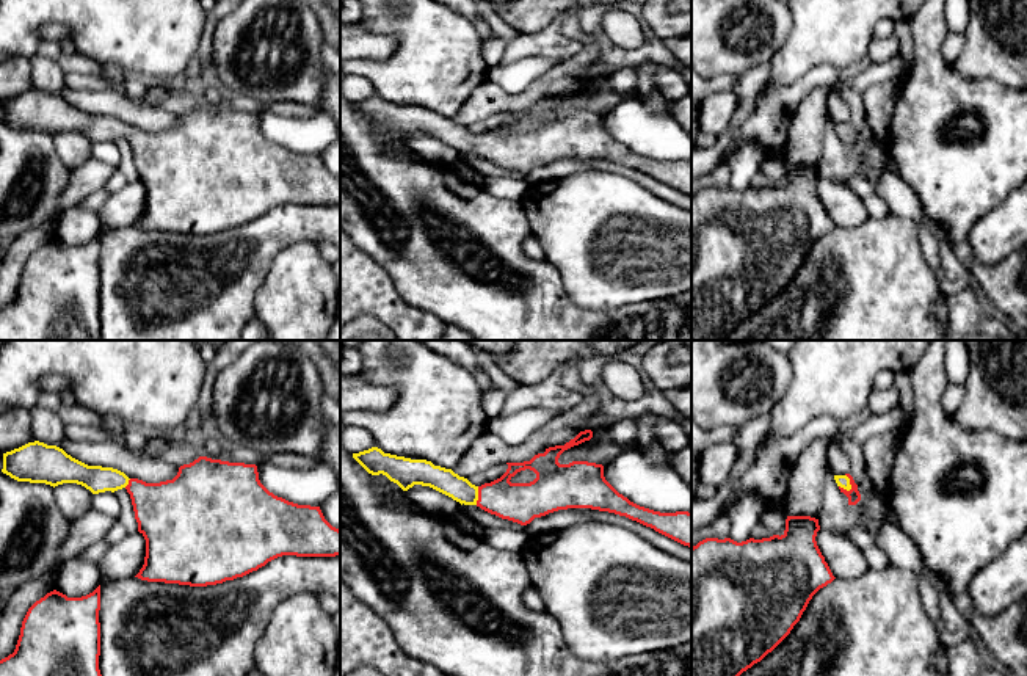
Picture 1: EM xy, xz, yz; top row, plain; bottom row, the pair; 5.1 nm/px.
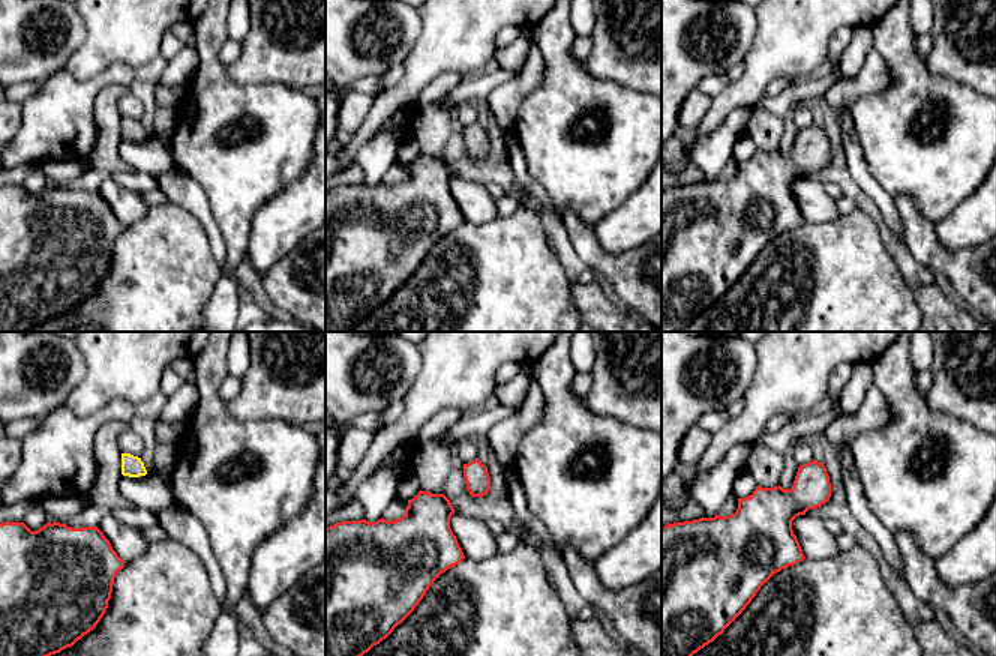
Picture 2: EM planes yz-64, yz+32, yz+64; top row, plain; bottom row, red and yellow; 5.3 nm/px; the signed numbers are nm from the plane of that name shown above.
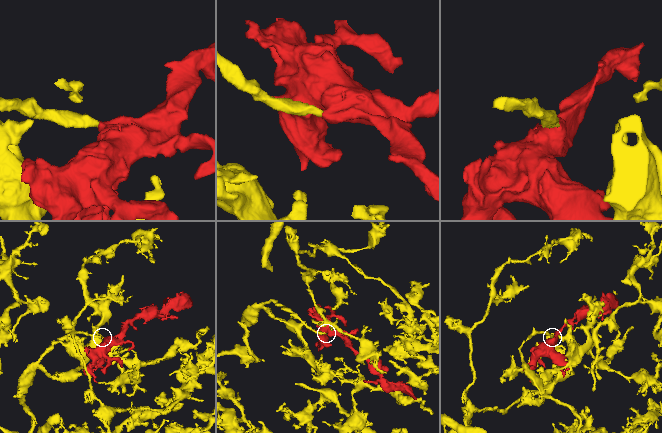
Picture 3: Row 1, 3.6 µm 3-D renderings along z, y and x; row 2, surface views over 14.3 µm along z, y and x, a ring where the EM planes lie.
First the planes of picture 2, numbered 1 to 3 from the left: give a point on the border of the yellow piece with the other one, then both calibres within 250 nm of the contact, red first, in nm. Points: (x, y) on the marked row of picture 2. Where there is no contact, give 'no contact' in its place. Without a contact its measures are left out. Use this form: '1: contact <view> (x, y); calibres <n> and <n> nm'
1: no contact
2: no contact
3: no contact

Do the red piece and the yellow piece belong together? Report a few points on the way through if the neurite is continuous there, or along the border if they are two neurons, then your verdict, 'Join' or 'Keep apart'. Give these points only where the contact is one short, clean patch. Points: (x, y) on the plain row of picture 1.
Join

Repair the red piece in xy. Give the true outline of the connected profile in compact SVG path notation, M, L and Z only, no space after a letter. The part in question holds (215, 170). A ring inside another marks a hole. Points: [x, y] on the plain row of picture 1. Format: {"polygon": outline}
{"polygon": "M34 89L3 102L2 121L53 136L77 132L93 143L125 136L146 188L144 213L135 226L147 231L207 235L243 226L282 204L340 204L340 179L325 168L320 155L274 144L260 132L256 113L199 105L180 114L172 129L146 132L113 116L88 114L56 94Z"}

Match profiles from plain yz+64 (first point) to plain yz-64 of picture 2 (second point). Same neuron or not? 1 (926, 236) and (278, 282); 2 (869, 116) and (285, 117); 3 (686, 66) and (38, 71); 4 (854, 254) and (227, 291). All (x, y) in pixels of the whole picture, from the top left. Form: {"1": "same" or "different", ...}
{"1": "same", "2": "same", "3": "same", "4": "different"}

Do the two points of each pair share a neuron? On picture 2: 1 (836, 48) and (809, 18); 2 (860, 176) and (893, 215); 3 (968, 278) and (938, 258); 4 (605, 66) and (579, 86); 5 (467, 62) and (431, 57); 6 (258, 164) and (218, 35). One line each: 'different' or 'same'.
1: different
2: same
3: same
4: different
5: same
6: same

